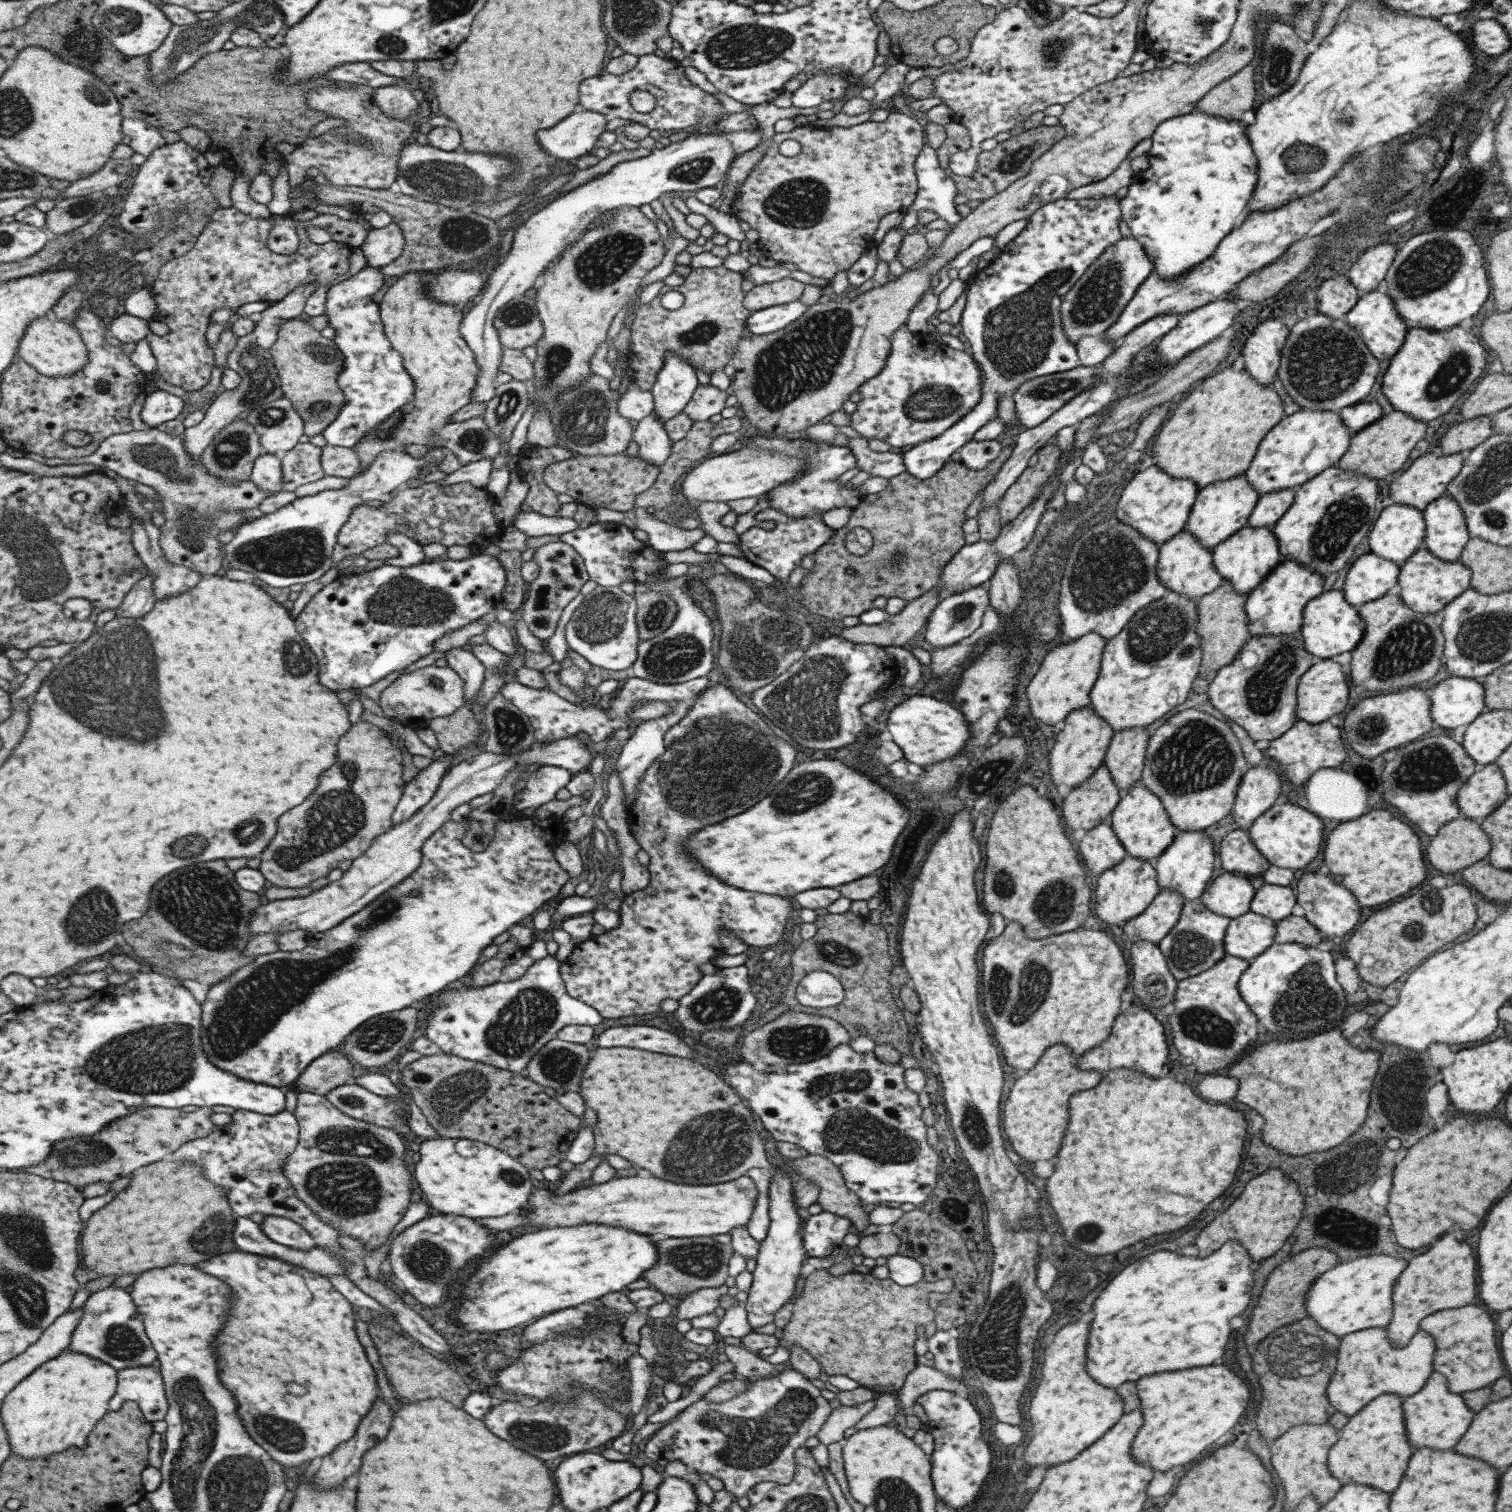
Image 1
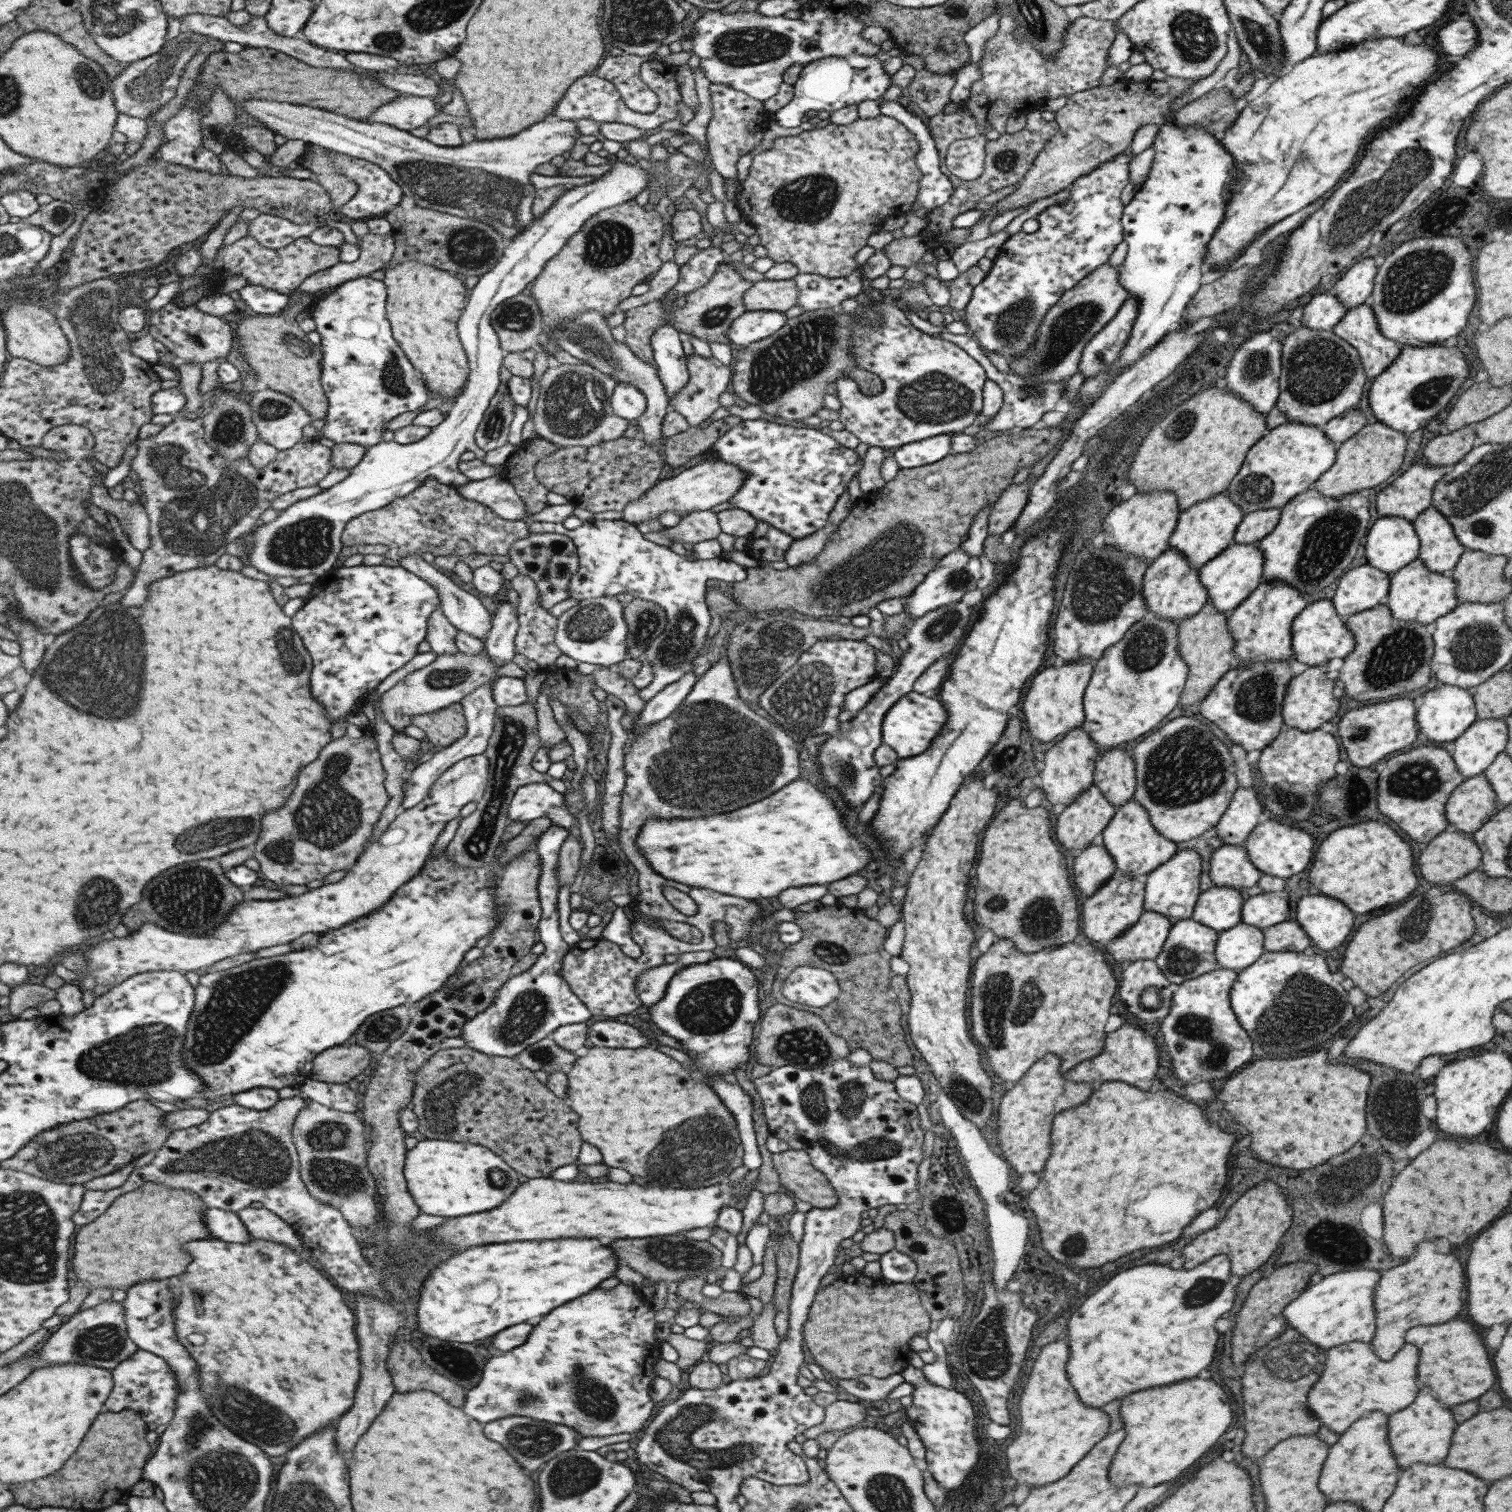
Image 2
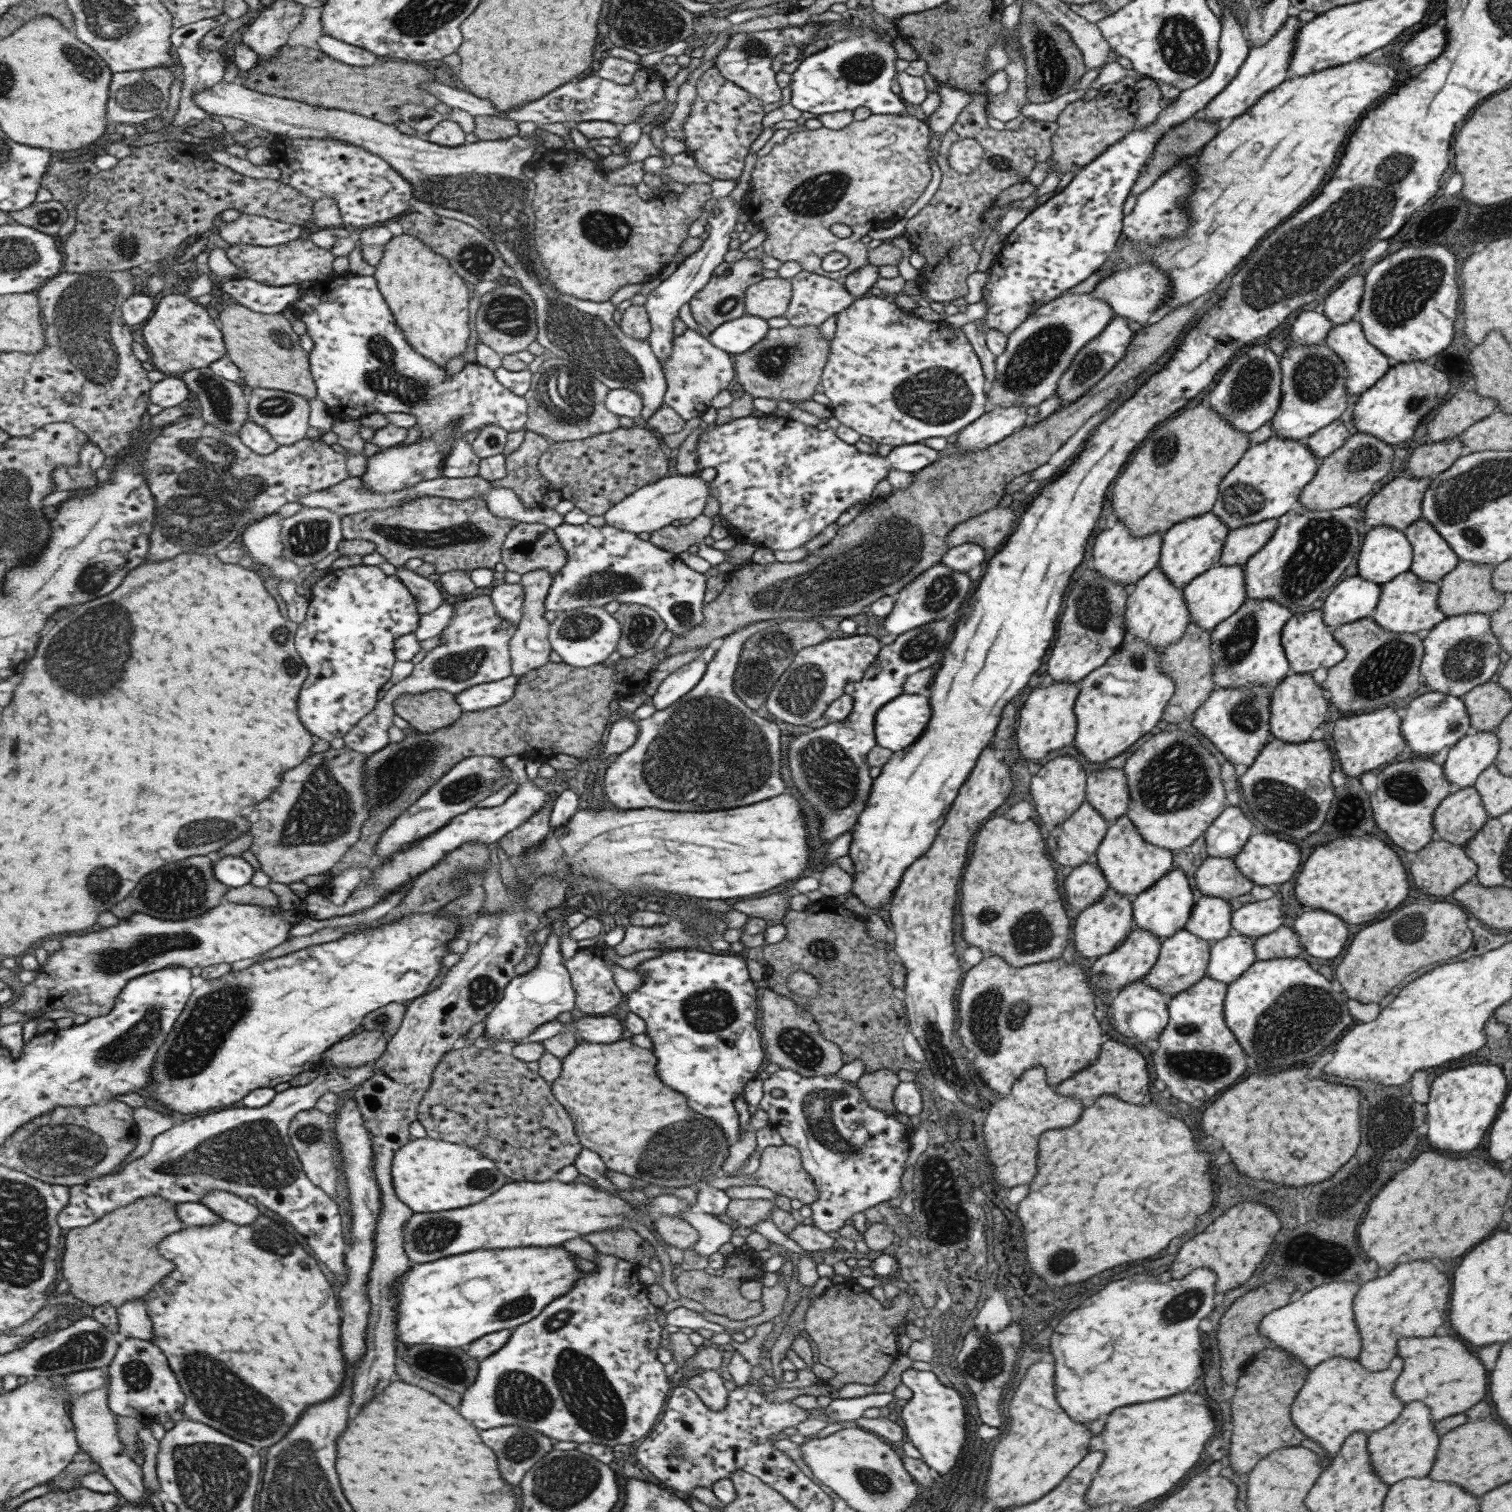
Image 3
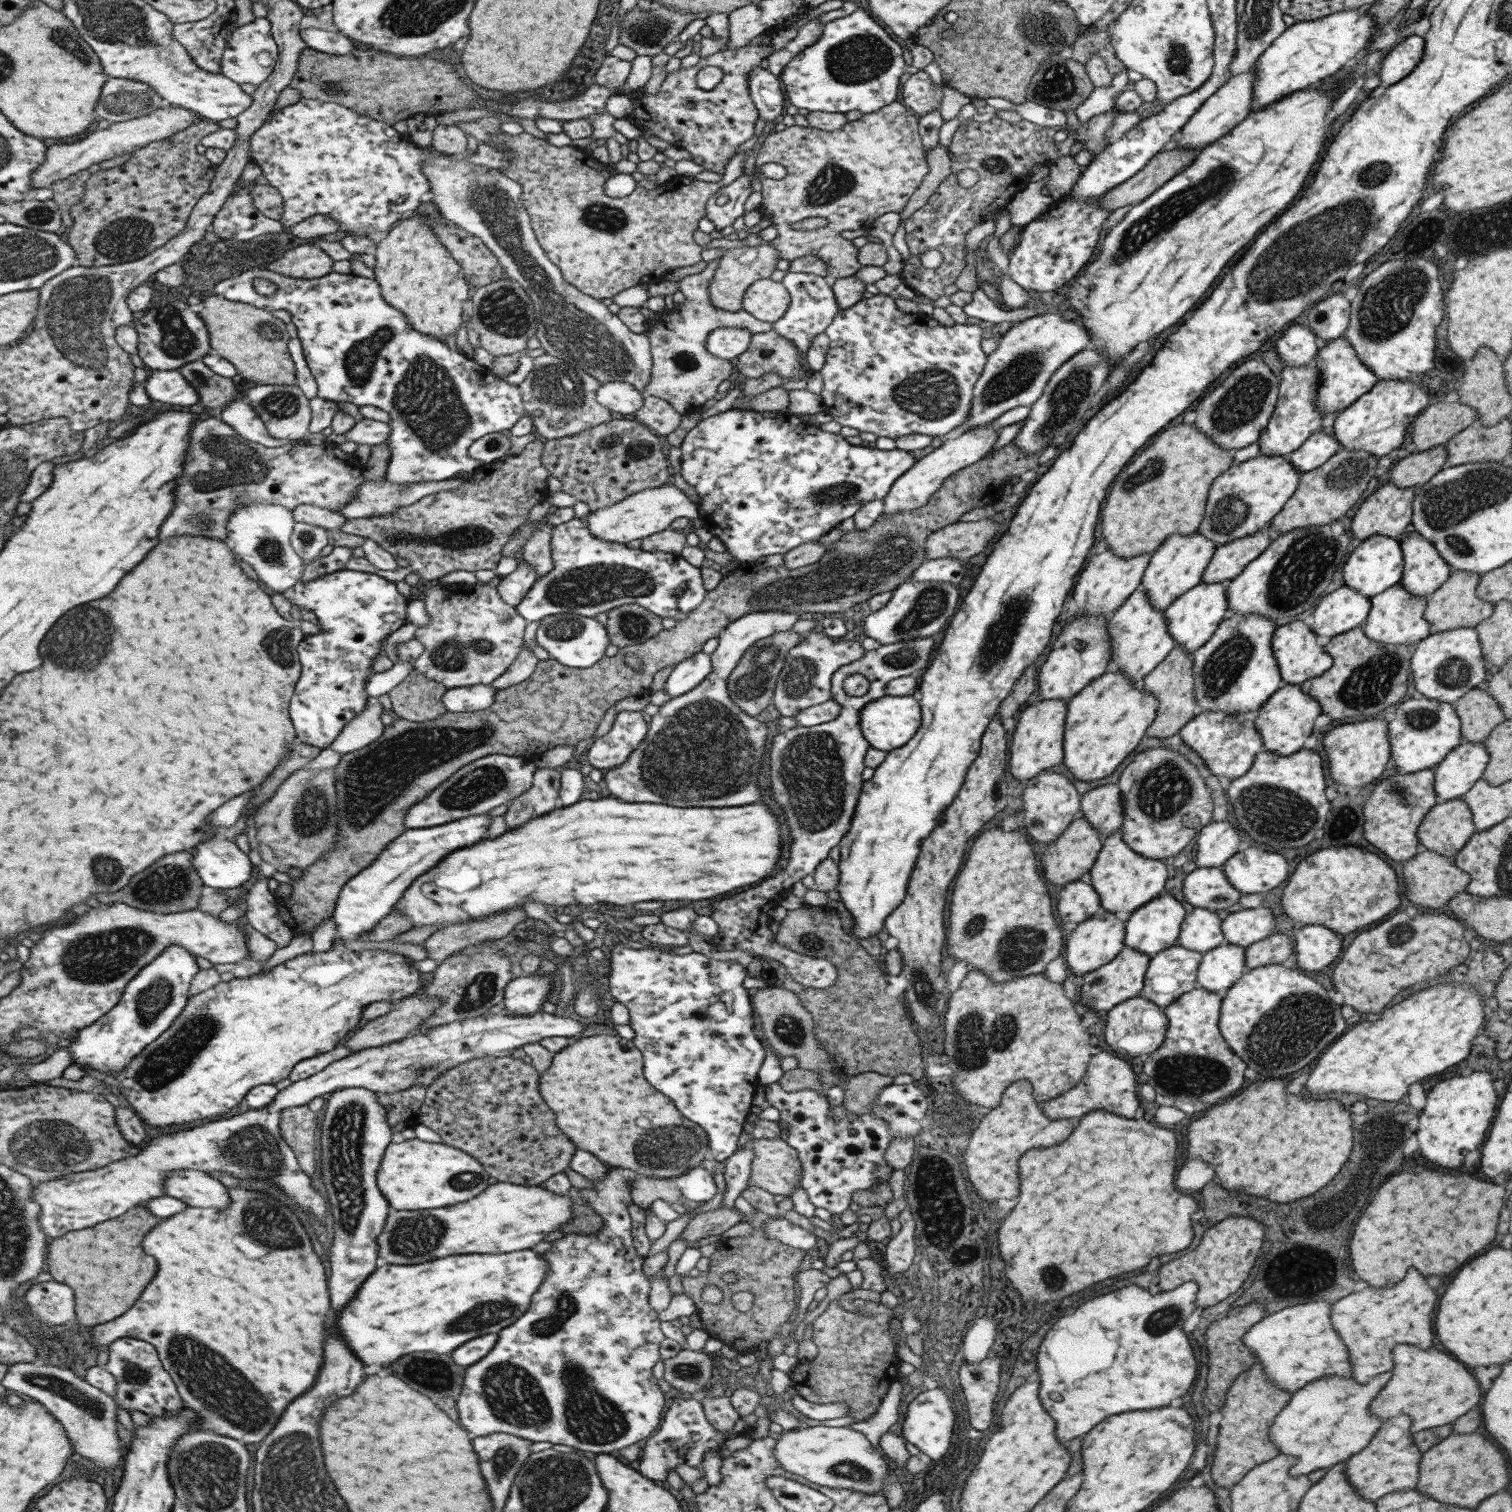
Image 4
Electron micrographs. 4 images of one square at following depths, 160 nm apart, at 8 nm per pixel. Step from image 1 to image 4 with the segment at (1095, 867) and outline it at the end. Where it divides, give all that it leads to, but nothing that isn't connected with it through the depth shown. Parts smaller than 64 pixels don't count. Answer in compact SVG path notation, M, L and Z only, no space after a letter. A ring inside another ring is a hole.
M1087 876L1061 887L1059 899L1053 905L1059 922L1067 926L1080 924L1100 909L1097 893Z

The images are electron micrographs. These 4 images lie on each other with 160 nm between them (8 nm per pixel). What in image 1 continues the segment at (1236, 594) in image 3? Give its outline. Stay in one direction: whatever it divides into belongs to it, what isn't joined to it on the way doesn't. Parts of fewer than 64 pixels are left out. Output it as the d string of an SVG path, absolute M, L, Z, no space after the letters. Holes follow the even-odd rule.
M1243 526L1225 541L1211 548L1215 573L1221 575L1223 581L1228 580L1232 589L1239 594L1255 589L1280 564L1280 552L1277 539L1271 528Z

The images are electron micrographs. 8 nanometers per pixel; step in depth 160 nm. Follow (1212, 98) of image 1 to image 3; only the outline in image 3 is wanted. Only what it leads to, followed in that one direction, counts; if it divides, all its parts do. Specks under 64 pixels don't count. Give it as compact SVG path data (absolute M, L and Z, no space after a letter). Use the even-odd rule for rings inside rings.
M1204 109L1198 110L1194 116L1189 117L1185 122L1171 126L1168 132L1156 142L1150 155L1151 160L1147 163L1147 168L1139 173L1139 176L1131 185L1130 193L1137 196L1147 190L1162 174L1165 174L1175 165L1177 159L1196 156L1204 144L1217 134L1217 130L1219 130L1219 125L1216 122L1204 118Z

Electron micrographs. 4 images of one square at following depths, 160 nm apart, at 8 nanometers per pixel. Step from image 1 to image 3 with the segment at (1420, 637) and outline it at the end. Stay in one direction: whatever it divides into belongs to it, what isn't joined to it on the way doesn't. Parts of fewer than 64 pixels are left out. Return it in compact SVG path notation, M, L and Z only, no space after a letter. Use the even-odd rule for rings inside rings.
M1366 616L1355 622L1348 622L1332 631L1333 639L1345 649L1345 656L1335 666L1326 670L1326 678L1320 684L1322 690L1329 692L1328 702L1339 712L1373 712L1389 706L1397 698L1405 698L1417 690L1421 683L1419 665L1423 654L1422 641L1414 633L1391 633L1381 628L1372 617Z

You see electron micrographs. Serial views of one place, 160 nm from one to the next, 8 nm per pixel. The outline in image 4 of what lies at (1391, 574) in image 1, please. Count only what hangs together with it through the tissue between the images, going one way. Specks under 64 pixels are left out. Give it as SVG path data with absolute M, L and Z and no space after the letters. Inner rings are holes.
M1345 585L1323 595L1308 616L1313 635L1331 639L1361 626L1370 609L1369 601Z

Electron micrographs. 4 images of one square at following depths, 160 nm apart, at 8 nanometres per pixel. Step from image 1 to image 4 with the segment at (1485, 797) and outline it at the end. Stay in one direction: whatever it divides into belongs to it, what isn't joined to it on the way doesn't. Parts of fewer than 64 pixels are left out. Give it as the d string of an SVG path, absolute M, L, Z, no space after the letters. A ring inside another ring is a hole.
M1454 798L1437 802L1427 811L1416 837L1421 849L1453 858L1473 833L1470 810L1460 798Z

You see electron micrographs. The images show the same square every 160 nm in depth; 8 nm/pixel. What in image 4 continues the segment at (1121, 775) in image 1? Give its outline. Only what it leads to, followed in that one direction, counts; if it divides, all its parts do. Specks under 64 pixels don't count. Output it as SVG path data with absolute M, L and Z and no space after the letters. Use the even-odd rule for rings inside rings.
M1116 783L1100 785L1080 797L1079 814L1105 838L1117 831L1122 817L1122 800Z

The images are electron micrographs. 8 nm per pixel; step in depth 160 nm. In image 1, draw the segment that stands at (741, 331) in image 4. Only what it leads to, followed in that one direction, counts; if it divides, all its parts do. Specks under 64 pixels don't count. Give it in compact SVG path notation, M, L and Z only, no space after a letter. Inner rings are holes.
M797 300L750 311L749 316L744 320L744 327L751 334L769 334L784 329L790 322L797 320L807 308L809 308L807 305L801 305L800 300Z

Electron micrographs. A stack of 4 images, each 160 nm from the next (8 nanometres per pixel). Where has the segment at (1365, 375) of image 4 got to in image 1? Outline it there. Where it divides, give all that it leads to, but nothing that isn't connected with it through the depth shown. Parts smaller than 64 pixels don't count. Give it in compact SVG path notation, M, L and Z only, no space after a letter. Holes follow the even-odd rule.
M1372 290L1359 297L1355 306L1343 316L1344 323L1358 333L1366 349L1379 361L1390 360L1399 350L1408 331L1402 318L1395 312L1394 306L1387 294Z

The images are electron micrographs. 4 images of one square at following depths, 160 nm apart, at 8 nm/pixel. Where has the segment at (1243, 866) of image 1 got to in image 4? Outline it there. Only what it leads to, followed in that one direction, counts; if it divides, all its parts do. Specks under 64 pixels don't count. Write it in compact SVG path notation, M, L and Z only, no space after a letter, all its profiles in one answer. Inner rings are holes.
M1221 867L1192 870L1182 880L1181 892L1187 904L1209 911L1223 910L1238 902L1241 896L1227 882Z

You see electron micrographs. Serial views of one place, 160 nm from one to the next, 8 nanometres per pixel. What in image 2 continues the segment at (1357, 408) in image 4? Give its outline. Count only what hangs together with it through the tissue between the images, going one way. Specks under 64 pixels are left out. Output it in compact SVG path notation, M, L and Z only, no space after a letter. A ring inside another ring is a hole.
M1450 341L1424 346L1403 344L1395 360L1392 360L1391 364L1371 382L1367 392L1367 406L1371 414L1374 414L1376 422L1408 435L1423 429L1433 417L1443 411L1451 397L1459 390L1461 383L1467 378L1467 374L1469 374L1467 361Z

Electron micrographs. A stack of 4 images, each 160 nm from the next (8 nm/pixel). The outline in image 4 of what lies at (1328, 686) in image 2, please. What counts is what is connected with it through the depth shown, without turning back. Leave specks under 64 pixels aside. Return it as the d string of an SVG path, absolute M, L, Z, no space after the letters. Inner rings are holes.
M1285 683L1257 709L1252 721L1262 740L1262 750L1268 750L1279 756L1287 756L1301 749L1305 738L1311 735L1315 718L1320 714L1318 702L1307 693L1303 693L1297 684Z

